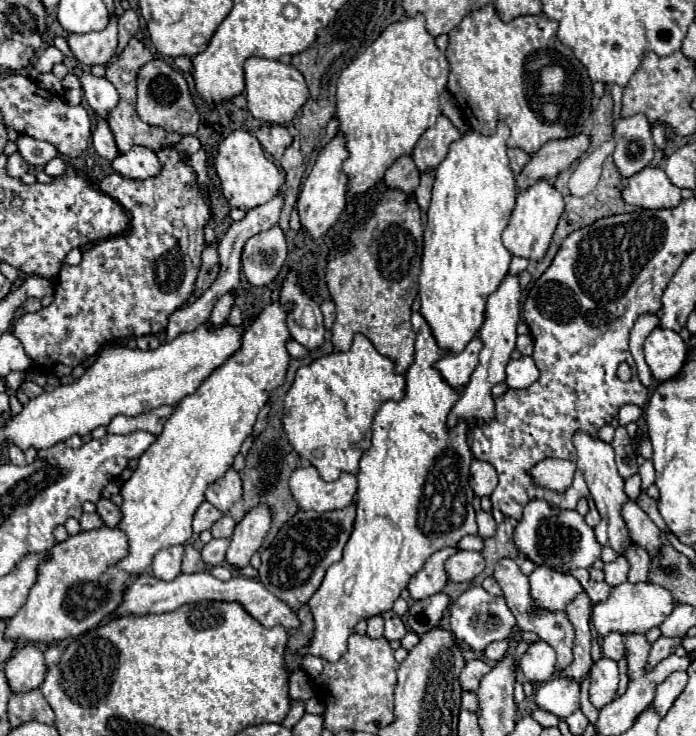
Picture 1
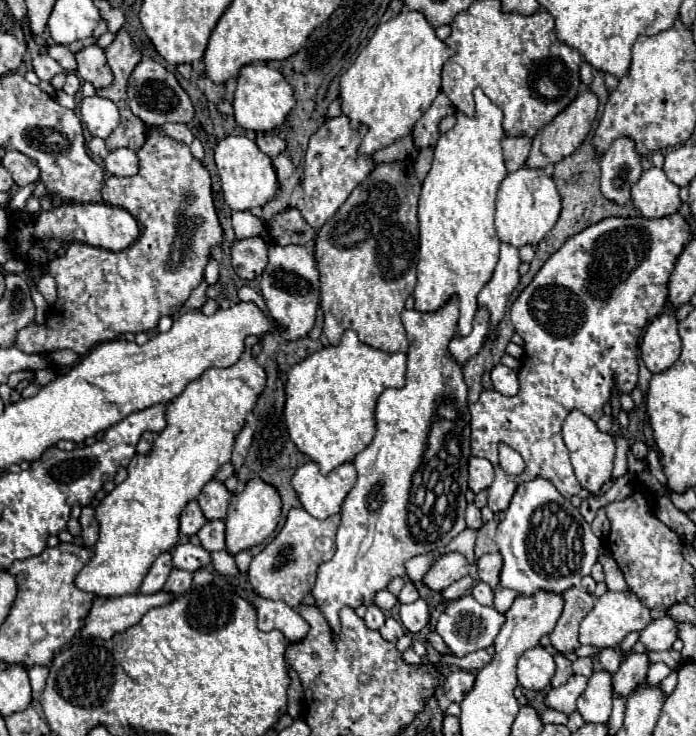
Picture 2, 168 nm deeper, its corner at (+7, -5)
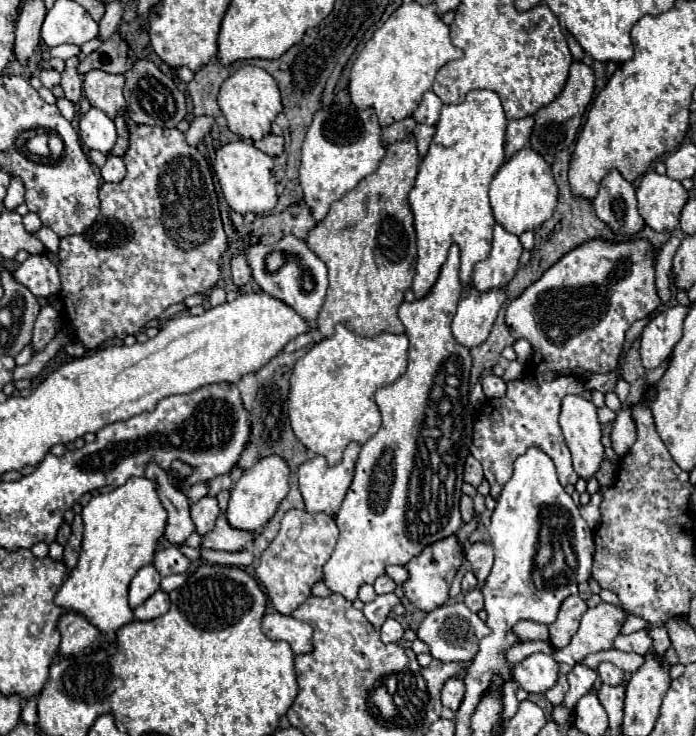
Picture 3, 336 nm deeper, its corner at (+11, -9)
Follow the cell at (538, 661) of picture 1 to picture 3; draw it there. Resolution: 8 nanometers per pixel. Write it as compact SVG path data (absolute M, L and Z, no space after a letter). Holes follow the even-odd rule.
M533 653L515 665L513 677L527 693L545 693L557 683L559 665L551 655Z

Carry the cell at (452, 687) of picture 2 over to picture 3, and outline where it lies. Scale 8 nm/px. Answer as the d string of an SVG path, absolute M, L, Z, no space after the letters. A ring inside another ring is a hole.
M459 677L449 679L449 681L443 685L443 689L441 689L443 707L449 707L451 711L457 711L459 705L461 705L463 695L465 695L465 683L463 683L463 679L459 679Z

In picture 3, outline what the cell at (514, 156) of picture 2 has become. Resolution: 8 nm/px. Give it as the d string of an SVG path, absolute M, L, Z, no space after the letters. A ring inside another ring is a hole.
M523 117L523 119L511 119L509 121L509 125L507 125L507 141L505 141L507 159L529 143L531 129L533 129L533 117Z

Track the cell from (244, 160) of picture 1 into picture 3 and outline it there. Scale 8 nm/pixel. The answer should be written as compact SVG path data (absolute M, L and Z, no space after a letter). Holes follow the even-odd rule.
M245 141L223 145L215 157L215 171L229 207L235 209L237 213L255 213L255 215L271 211L277 203L275 193L277 179L273 177L273 167L275 167L273 157L265 155L263 151Z

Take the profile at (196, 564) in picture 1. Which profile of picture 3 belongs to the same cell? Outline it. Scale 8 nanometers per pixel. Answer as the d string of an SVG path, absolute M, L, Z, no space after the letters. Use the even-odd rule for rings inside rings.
M157 591L143 605L135 609L135 617L139 621L151 621L151 619L161 617L167 611L169 611L169 595L163 591Z

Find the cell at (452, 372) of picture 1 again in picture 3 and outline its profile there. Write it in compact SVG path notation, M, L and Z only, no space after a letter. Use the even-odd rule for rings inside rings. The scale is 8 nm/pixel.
M471 287L459 301L459 307L457 307L457 315L453 317L453 335L455 339L465 345L465 347L477 347L481 345L489 333L491 333L491 327L493 327L493 321L497 317L497 311L501 309L505 301L505 289L497 289L497 291L477 291L475 287Z

